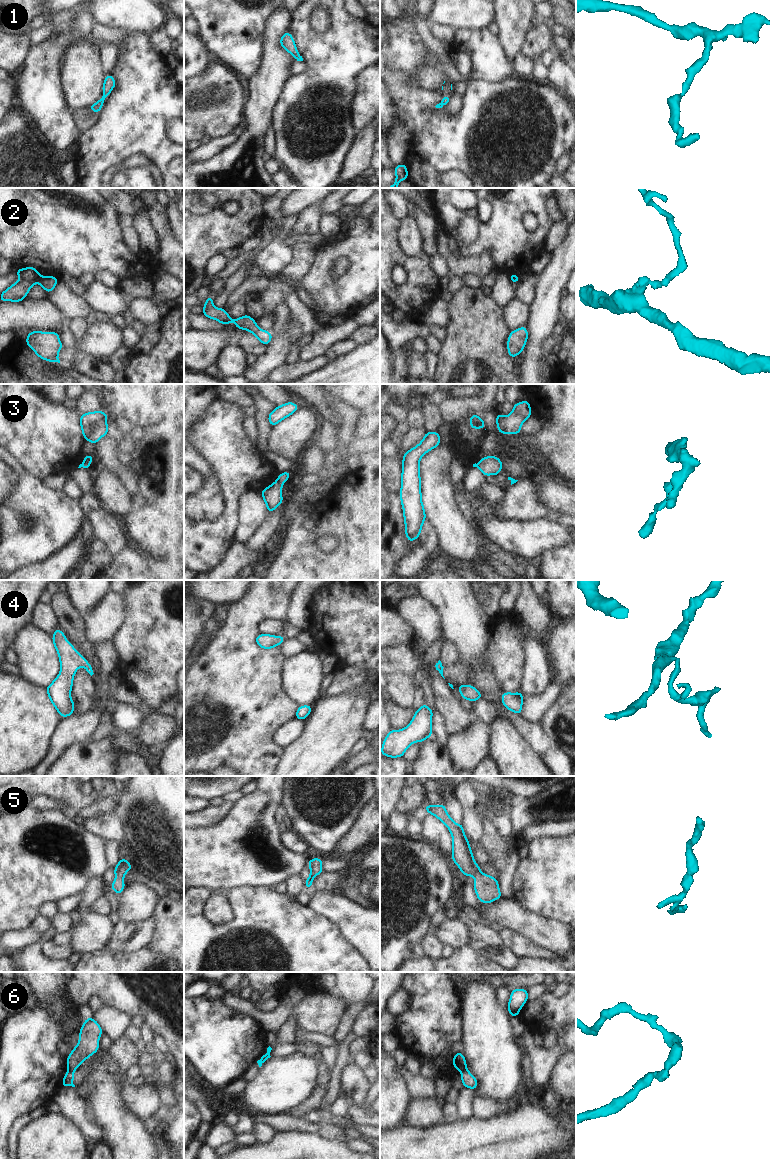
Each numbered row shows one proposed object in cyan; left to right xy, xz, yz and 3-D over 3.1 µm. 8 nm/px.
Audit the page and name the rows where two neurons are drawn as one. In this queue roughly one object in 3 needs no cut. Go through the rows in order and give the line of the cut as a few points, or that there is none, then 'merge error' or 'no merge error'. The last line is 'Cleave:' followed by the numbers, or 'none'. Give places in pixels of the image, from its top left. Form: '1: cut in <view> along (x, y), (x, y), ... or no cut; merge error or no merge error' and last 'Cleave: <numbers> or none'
1: no cut; no merge error
2: cut in xy along (39, 278), (38, 281); merge error
3: cut in xz along (277, 480), (281, 485); merge error
4: no cut; no merge error
5: no cut; no merge error
6: cut in xy along (68, 1069), (73, 1071); merge error
Cleave: 2, 3, 6

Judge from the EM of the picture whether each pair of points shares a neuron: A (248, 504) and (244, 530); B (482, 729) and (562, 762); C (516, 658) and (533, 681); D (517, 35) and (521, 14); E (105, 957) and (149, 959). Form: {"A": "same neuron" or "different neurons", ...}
{"A": "same neuron", "B": "different neurons", "C": "different neurons", "D": "same neuron", "E": "same neuron"}

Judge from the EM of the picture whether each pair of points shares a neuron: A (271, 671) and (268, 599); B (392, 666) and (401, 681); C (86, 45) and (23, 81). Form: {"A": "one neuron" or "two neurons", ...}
{"A": "one neuron", "B": "two neurons", "C": "two neurons"}

